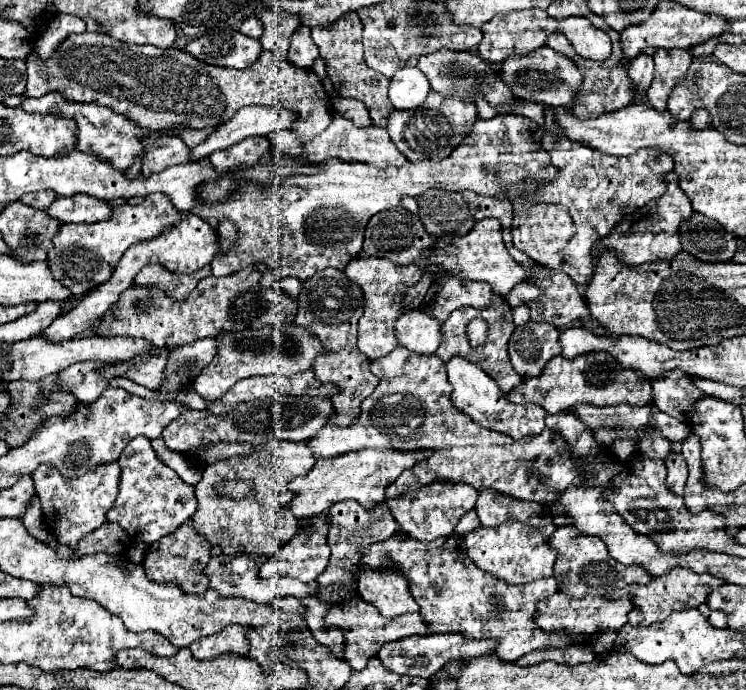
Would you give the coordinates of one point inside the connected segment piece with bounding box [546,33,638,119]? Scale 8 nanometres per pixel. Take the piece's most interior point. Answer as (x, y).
(607, 87)

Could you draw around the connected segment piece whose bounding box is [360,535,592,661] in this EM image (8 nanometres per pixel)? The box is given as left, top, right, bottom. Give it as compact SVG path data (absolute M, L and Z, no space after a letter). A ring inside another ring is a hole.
M458 535L440 538L430 543L422 543L416 539L400 541L400 539L390 537L386 541L370 545L368 549L362 549L360 561L372 569L378 569L378 567L384 567L388 559L392 559L396 565L400 565L400 569L406 573L406 577L410 581L410 593L416 599L416 603L420 605L420 615L430 625L432 633L454 631L454 633L462 633L468 639L498 639L500 645L496 647L496 653L504 661L516 661L518 657L522 657L530 651L536 651L536 649L552 649L552 647L568 649L572 645L590 645L592 635L578 635L578 639L570 639L570 635L550 635L550 633L538 631L538 627L534 627L534 611L536 611L538 599L546 599L552 593L556 593L556 589L558 589L554 577L542 577L542 579L536 579L526 585L508 585L508 583L496 579L494 575L478 569L466 555L464 539Z

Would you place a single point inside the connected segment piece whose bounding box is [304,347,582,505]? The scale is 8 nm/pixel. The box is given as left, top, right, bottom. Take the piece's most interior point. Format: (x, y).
(410, 410)

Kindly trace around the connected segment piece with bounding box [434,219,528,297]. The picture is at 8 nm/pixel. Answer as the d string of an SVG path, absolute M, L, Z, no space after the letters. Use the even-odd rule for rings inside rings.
M482 219L478 221L472 231L464 237L454 239L452 243L442 241L438 245L438 255L434 257L434 263L444 265L444 269L450 275L462 277L462 279L474 279L474 281L486 281L490 283L494 293L502 293L508 295L510 289L524 281L528 275L528 269L522 267L520 263L516 263L510 253L504 247L504 239L502 239L502 225L498 219Z

